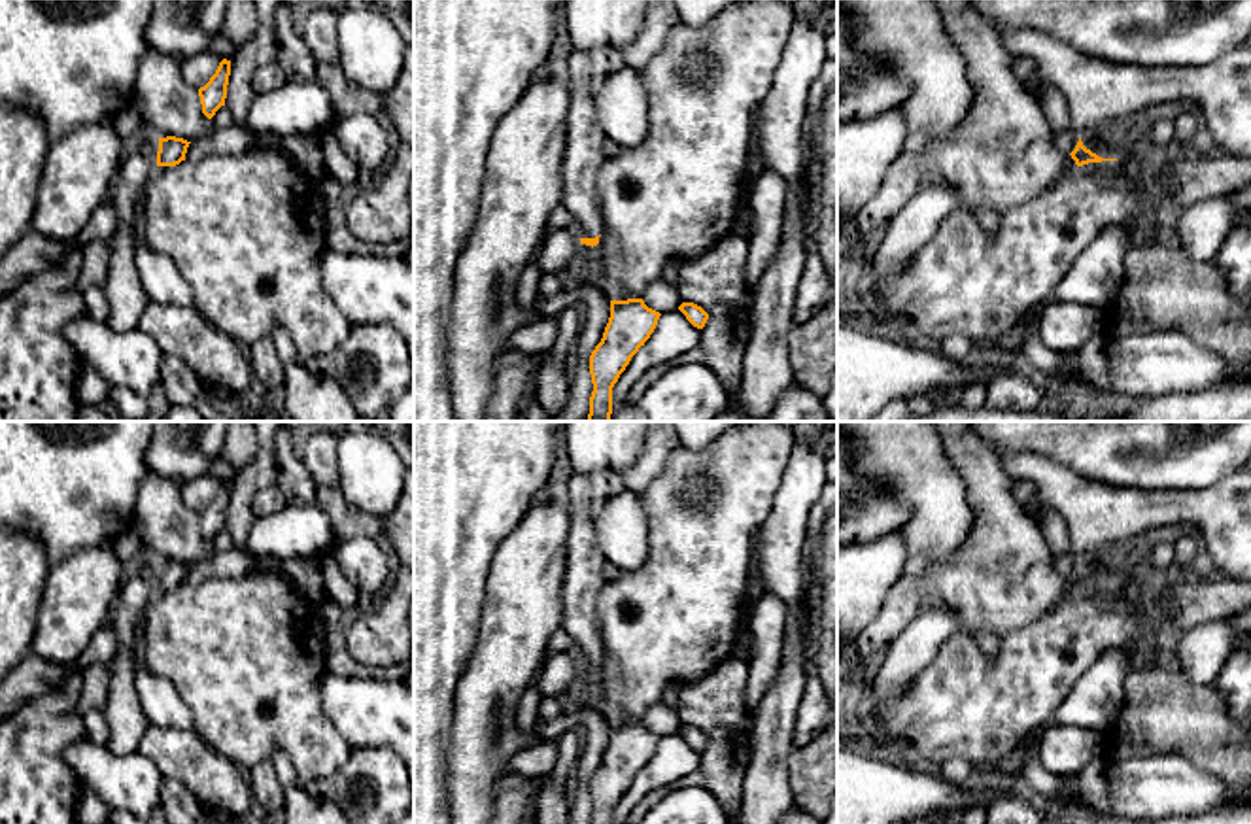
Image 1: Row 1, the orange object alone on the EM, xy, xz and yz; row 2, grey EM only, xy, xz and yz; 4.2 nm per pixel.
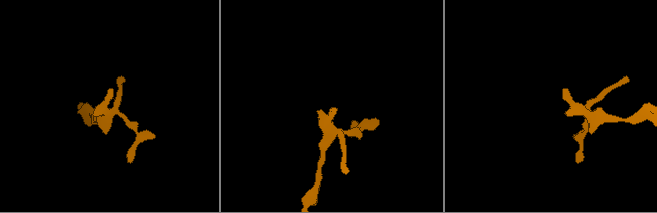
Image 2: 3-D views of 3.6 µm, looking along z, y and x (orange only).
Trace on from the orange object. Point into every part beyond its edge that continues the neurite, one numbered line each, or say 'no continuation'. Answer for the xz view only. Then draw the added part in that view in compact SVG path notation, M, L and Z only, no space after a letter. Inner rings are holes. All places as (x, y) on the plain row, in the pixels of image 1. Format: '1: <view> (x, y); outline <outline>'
1: xz (582, 581); outline M571 508L561 586L561 627L573 637L574 654L580 661L595 661L603 654L597 626L597 597L607 584L601 573L605 561L593 527L593 508Z

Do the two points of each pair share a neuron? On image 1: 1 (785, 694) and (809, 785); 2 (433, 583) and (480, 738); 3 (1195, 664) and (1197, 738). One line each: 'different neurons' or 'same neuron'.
1: different neurons
2: different neurons
3: different neurons

